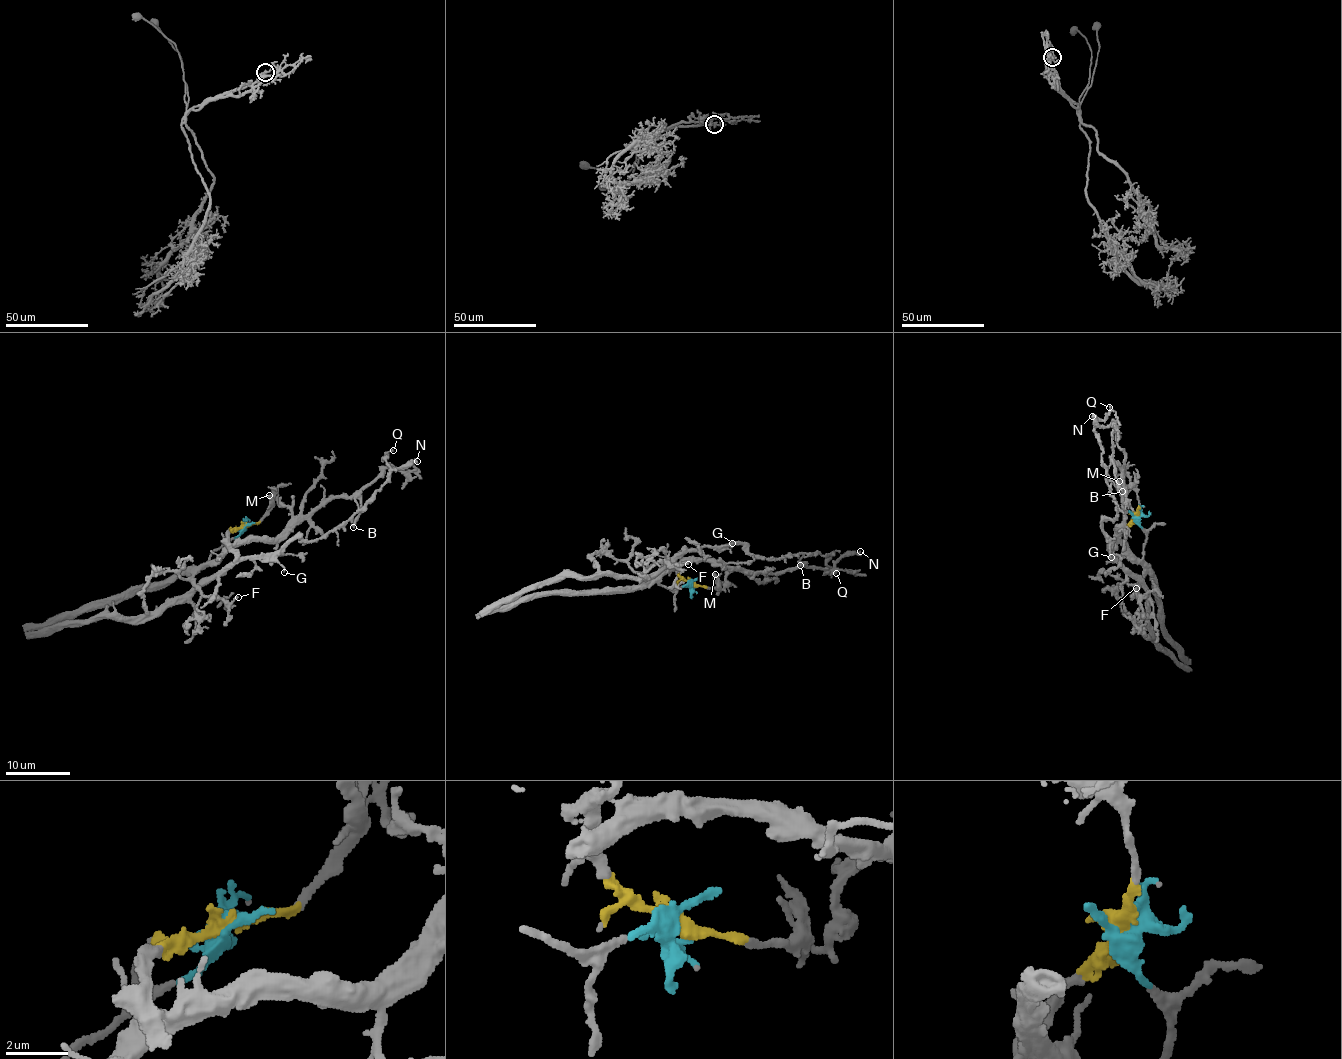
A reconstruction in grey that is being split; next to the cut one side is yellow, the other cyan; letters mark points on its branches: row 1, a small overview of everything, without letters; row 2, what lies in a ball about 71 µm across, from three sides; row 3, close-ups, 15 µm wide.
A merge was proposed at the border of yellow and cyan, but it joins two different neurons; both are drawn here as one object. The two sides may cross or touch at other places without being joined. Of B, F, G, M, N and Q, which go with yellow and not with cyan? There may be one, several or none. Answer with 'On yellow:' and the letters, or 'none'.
On yellow: G, M, Q

